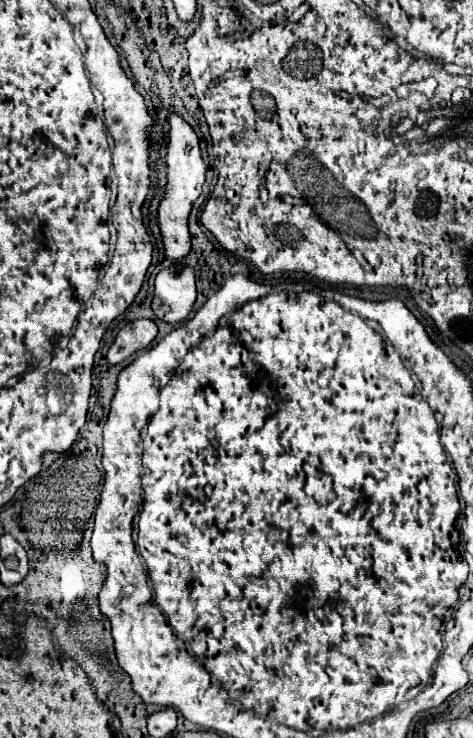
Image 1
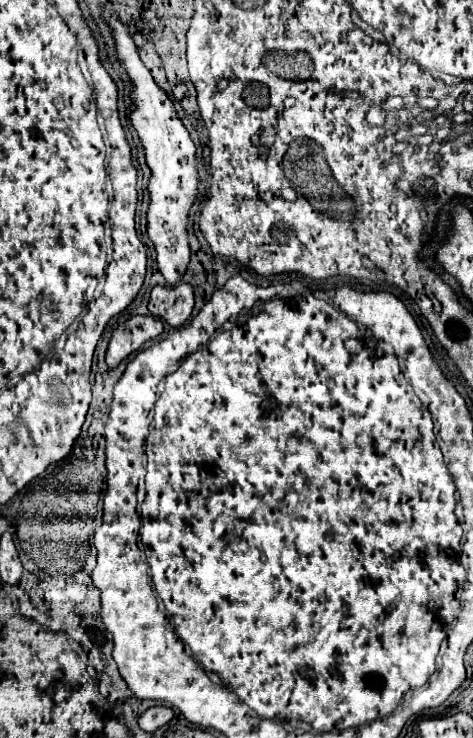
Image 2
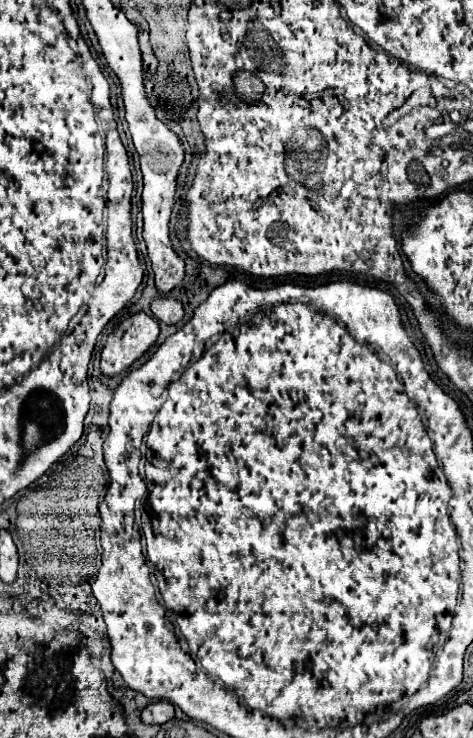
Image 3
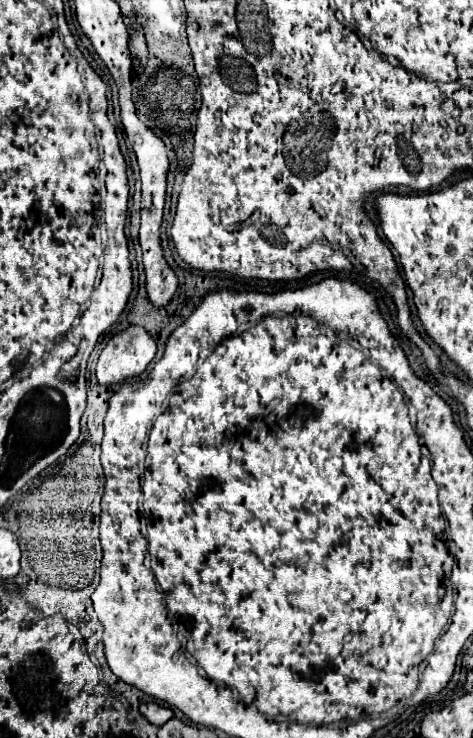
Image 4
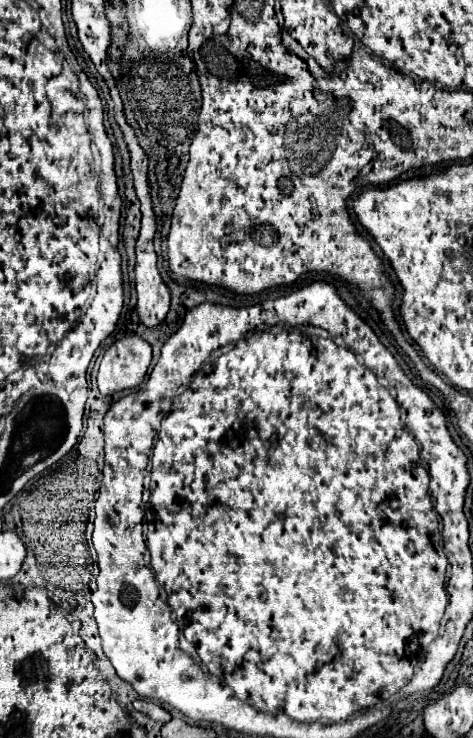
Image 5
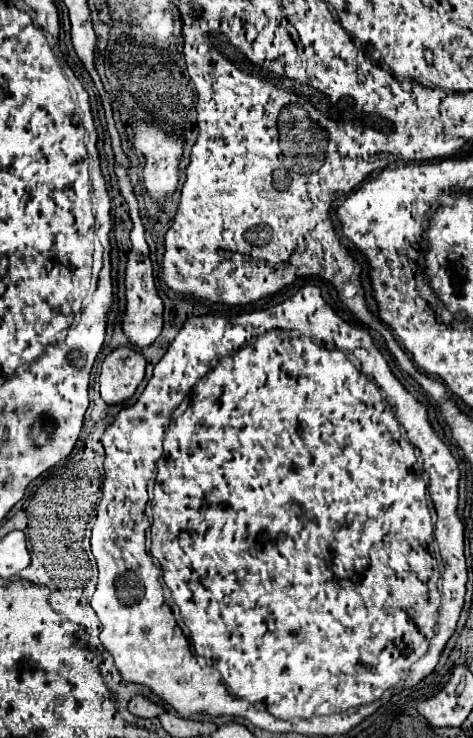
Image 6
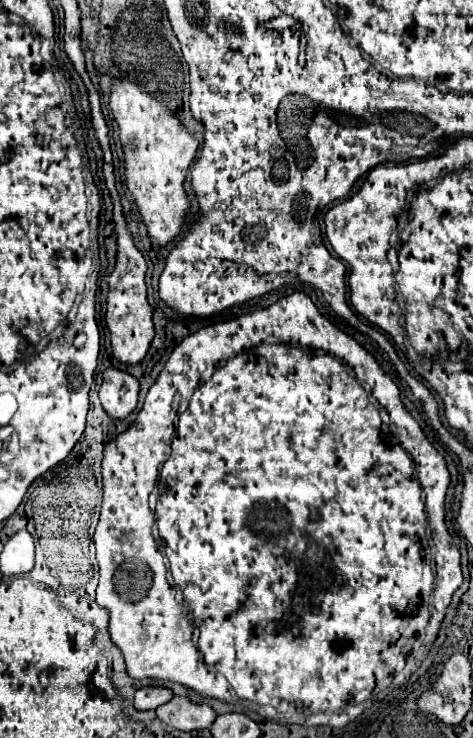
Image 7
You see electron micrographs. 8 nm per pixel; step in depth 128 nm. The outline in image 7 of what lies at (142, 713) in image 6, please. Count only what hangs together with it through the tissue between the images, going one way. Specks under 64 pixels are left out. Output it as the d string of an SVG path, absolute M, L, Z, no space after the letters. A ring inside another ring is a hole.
M146 686L140 688L134 696L134 708L136 710L156 710L158 706L172 700L172 692L162 686Z

